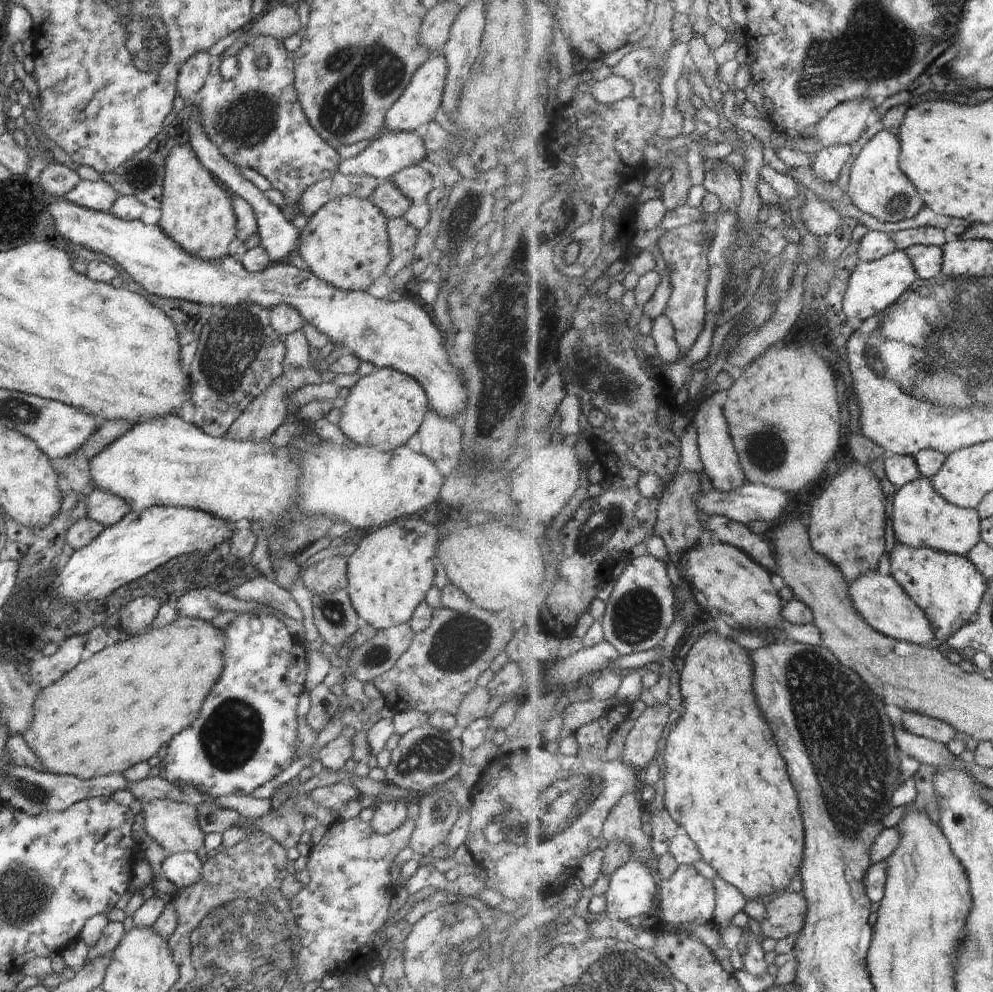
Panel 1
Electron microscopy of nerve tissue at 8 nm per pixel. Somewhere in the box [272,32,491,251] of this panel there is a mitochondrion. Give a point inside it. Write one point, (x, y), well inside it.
(341, 112)

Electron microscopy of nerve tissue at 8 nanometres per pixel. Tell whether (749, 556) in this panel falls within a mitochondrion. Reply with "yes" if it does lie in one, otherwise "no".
no

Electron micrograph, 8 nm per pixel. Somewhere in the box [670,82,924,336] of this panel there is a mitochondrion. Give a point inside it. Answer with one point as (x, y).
(899, 203)

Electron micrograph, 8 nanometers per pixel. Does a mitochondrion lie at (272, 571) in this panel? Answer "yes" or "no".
no

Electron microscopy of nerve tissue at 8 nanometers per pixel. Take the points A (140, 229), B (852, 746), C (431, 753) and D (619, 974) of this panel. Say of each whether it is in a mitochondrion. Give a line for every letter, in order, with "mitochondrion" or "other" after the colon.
A: other
B: mitochondrion
C: mitochondrion
D: mitochondrion

